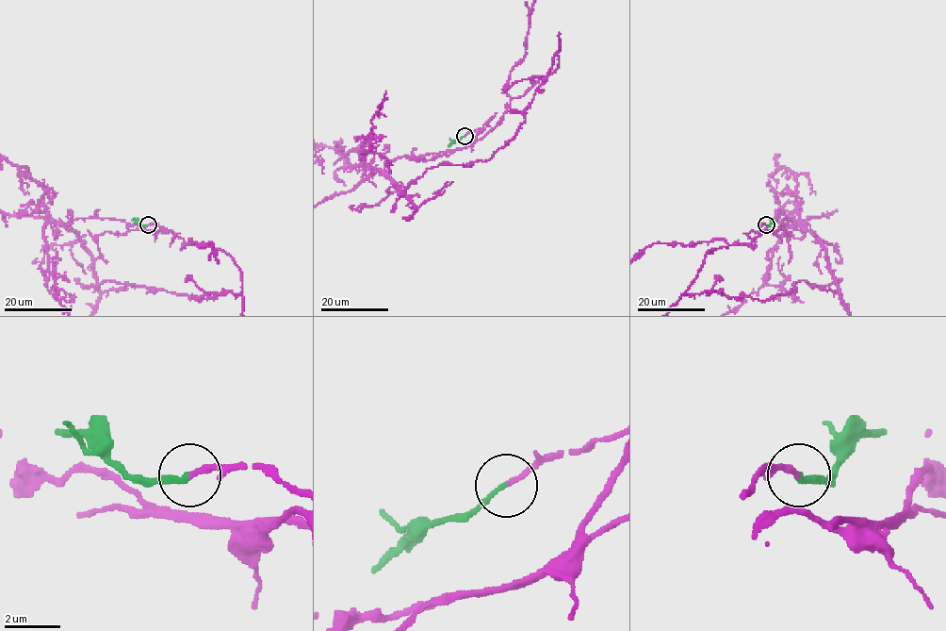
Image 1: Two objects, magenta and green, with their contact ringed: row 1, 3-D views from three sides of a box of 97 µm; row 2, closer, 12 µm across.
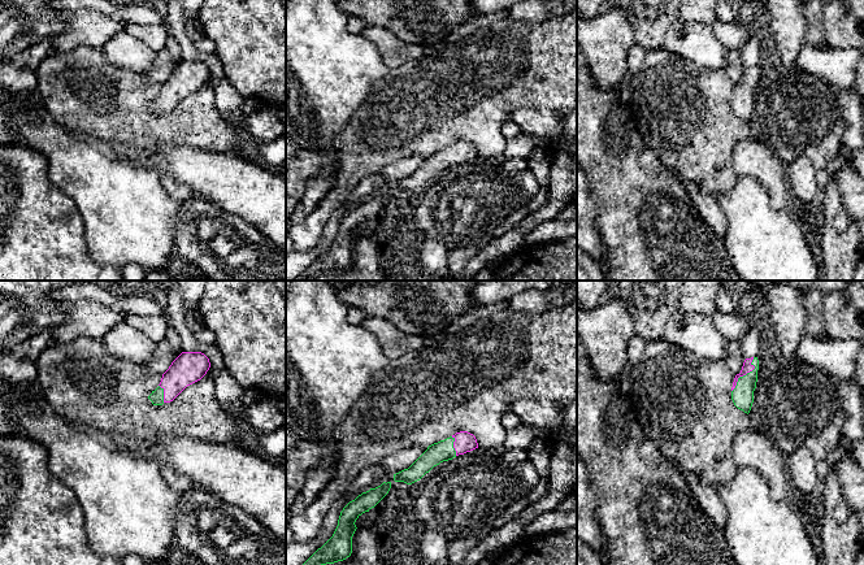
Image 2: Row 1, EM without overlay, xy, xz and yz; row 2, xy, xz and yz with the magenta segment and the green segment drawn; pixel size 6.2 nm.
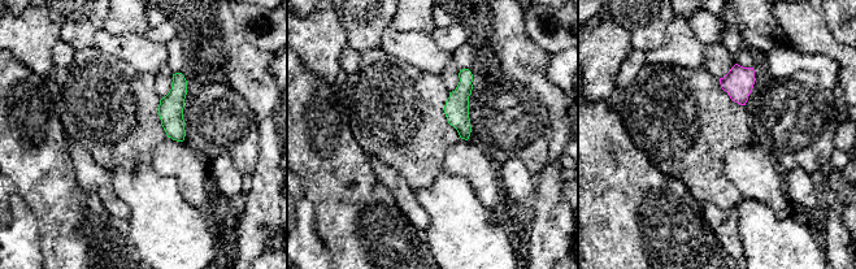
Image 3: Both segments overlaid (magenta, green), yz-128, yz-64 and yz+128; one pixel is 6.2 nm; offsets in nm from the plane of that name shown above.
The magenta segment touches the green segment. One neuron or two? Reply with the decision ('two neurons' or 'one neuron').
one neuron

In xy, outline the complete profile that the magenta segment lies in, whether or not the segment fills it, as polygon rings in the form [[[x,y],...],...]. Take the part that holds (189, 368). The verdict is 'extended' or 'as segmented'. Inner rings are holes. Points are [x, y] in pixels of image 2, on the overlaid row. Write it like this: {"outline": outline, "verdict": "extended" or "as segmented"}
{"outline": [[[182,352],[162,374],[159,387],[148,399],[153,405],[173,401],[187,386],[200,381],[210,368],[201,352]]], "verdict": "extended"}

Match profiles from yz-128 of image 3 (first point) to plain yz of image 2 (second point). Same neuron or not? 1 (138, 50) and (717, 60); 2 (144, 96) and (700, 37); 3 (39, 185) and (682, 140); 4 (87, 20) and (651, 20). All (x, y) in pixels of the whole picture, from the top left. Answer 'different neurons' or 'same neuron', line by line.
1: same neuron
2: different neurons
3: different neurons
4: same neuron

